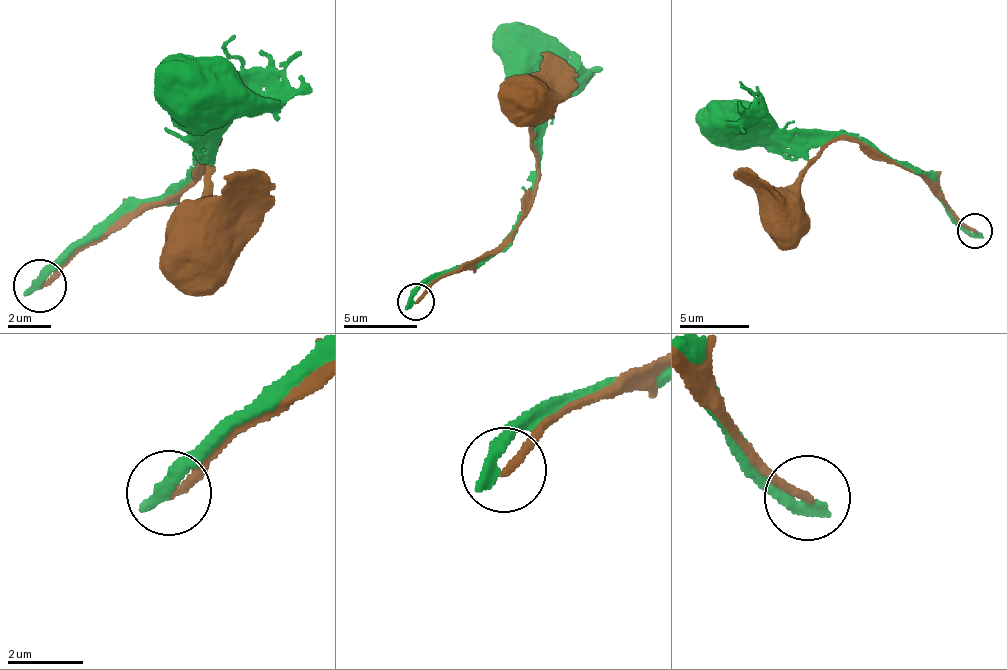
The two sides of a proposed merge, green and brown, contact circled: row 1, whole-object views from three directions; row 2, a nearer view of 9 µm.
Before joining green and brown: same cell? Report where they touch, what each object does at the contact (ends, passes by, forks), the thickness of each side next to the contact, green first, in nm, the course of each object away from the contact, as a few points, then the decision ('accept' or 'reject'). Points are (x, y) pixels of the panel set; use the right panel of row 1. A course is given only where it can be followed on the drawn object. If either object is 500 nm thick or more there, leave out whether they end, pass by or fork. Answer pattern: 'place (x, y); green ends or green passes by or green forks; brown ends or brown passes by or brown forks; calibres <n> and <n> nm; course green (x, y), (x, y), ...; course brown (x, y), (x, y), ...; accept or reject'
place (975, 231); green ends; brown ends; calibres 400 and 240 nm; course green (974, 230), (967, 230), (926, 175), (859, 138), (758, 129), (744, 116), (737, 121); course brown (974, 230), (926, 179), (887, 157), (870, 157), (856, 141), (824, 148), (803, 172), (800, 207), (786, 215); reject

